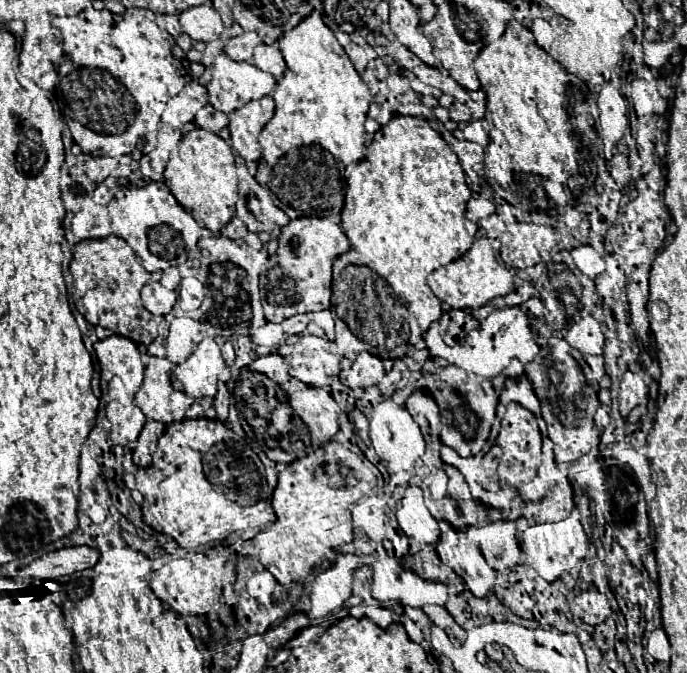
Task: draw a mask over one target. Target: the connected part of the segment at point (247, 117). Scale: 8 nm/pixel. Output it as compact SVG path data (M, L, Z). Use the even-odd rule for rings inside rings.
M257 99L229 115L229 135L233 149L243 161L257 161L261 157L259 133L275 113L273 99Z

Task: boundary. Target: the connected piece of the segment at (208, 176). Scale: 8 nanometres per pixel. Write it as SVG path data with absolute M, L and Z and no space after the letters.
M203 129L189 131L171 151L163 171L163 181L179 205L205 229L221 229L233 215L237 203L237 167L227 141Z

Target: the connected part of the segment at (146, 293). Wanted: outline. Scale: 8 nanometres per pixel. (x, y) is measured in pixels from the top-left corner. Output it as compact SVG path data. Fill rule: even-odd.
M149 281L143 287L143 305L145 309L149 309L149 313L165 317L177 307L177 293L165 289L155 281Z

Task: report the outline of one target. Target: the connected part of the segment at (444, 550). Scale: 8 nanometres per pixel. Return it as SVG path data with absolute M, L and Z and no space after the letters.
M449 529L439 537L437 557L441 563L449 563L473 595L485 597L489 593L495 573L485 565L481 551L475 549L461 531Z

